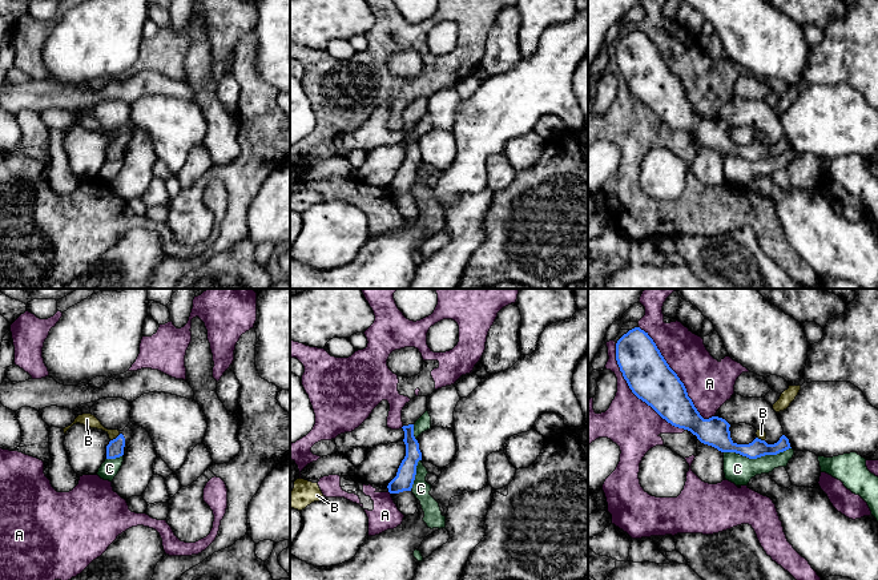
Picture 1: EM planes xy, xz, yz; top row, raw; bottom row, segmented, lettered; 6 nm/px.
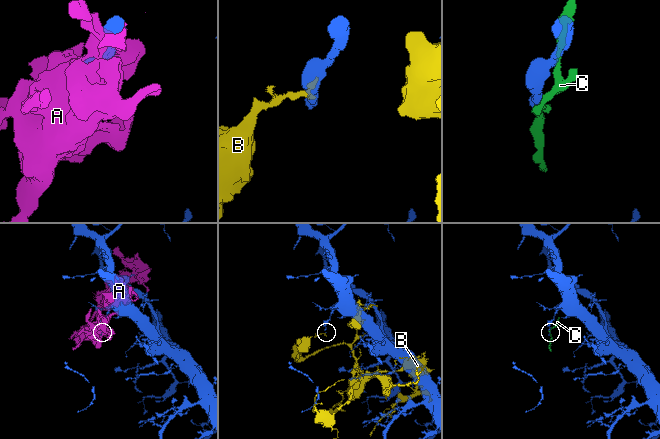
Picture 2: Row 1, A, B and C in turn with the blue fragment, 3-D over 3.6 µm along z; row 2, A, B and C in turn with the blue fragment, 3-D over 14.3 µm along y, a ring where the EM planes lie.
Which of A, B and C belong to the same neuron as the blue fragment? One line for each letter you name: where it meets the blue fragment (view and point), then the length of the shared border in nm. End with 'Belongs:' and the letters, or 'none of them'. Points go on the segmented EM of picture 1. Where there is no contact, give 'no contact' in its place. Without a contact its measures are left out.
C: meets blue in yz at (757, 456); contact 400 nm long
Belongs: C

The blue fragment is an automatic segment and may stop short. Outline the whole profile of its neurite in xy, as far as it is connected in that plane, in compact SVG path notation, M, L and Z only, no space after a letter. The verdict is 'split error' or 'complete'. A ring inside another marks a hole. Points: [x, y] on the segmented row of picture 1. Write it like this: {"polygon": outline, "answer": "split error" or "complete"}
{"polygon": "M122 434L109 442L106 446L106 459L97 472L101 479L112 482L118 474L124 462L124 447L125 438Z", "answer": "split error"}

